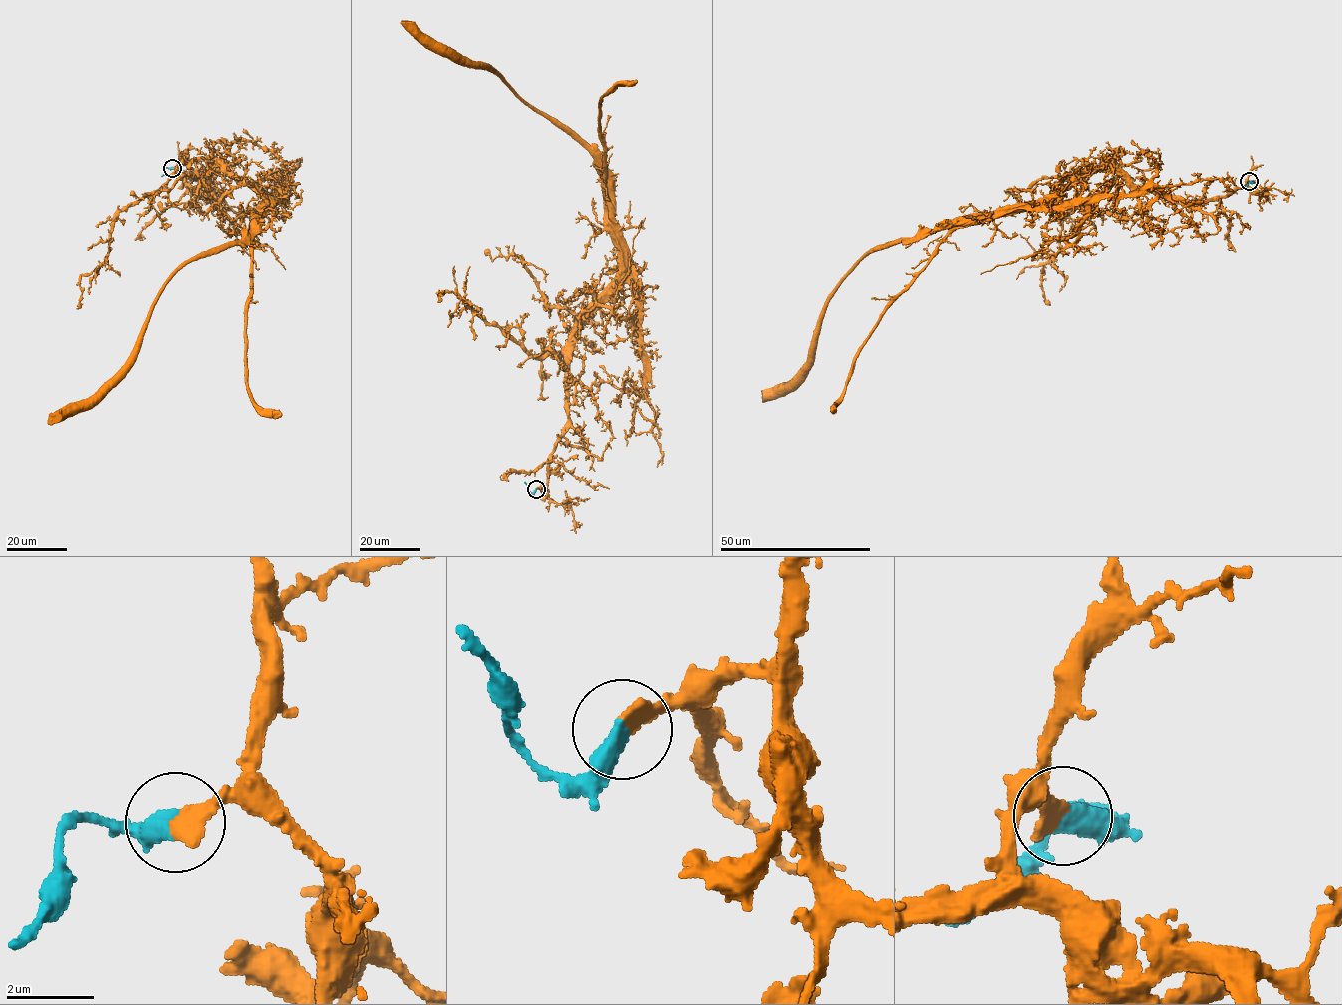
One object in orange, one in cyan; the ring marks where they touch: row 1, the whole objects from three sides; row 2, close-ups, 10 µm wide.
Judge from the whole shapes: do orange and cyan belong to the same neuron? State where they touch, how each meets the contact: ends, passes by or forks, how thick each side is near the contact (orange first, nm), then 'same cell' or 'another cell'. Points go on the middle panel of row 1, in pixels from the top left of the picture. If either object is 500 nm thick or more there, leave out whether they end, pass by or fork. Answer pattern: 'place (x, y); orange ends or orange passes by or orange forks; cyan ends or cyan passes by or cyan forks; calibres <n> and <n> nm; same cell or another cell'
place (536, 489); orange ends; cyan ends; calibres 360 and 480 nm; same cell

